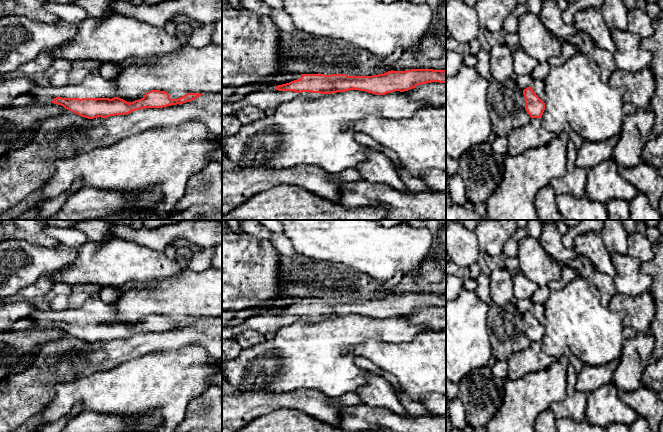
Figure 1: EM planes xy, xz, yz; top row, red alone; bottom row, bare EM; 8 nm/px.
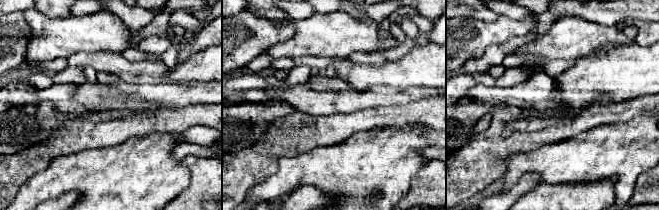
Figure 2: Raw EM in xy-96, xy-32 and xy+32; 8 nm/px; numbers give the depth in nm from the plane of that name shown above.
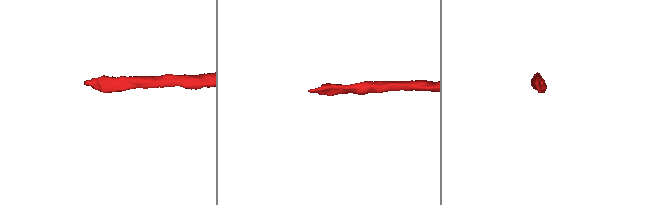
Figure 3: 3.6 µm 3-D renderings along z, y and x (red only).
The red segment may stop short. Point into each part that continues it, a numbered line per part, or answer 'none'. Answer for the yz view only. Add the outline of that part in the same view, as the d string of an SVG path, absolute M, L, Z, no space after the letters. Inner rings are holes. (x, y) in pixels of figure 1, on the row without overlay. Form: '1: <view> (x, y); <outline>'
1: yz (538, 309); M533 303L530 311L543 326L546 325L547 319L545 317L545 303Z

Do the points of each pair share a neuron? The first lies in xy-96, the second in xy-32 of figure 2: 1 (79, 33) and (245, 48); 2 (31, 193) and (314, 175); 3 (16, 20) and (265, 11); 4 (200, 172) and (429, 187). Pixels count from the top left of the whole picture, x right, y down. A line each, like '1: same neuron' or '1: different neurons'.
1: different neurons
2: same neuron
3: different neurons
4: same neuron

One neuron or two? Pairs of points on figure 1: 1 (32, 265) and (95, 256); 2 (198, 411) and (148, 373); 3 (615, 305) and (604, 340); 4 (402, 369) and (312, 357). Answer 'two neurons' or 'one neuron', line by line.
1: two neurons
2: two neurons
3: two neurons
4: two neurons

